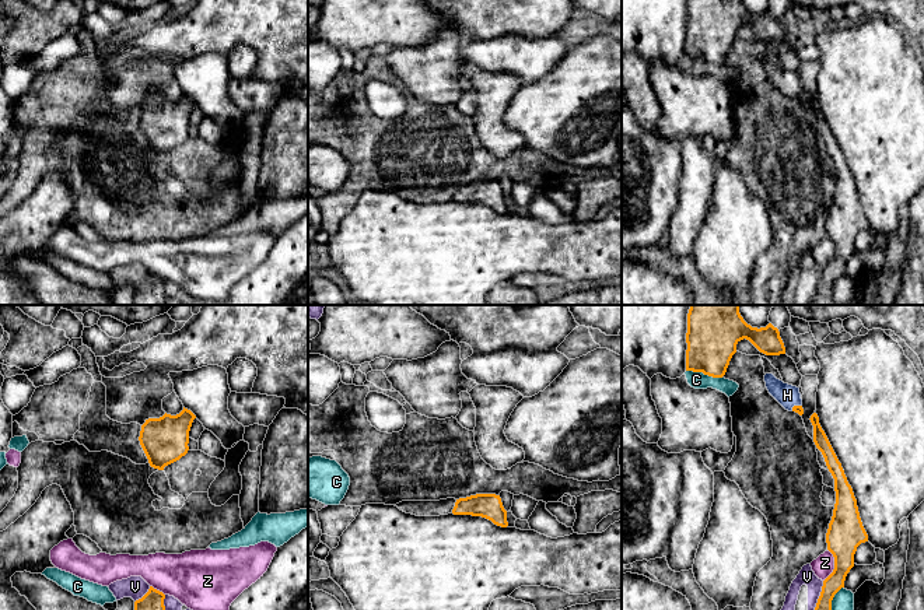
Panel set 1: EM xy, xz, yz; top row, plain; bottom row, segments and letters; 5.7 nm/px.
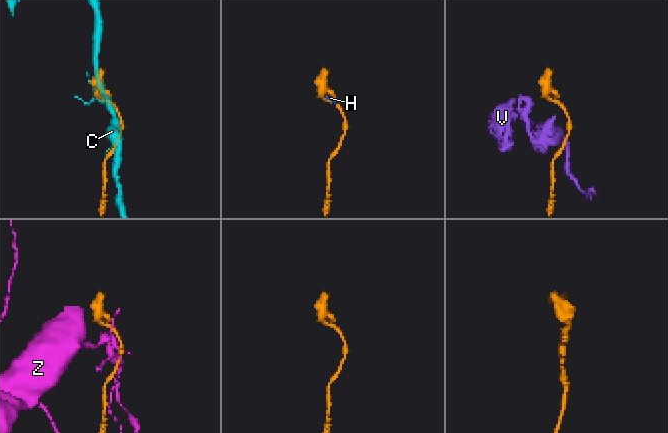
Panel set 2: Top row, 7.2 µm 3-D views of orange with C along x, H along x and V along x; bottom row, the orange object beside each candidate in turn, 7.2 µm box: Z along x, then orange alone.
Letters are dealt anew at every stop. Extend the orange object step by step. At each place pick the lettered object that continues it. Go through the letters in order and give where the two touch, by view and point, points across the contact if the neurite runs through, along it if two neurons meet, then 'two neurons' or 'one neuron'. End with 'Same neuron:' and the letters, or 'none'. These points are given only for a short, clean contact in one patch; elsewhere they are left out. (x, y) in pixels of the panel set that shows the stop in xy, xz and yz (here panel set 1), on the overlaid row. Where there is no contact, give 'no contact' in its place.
C: yz (704, 374) | two neurons
H: yz (795, 406) | across yz (798, 409), (795, 406), (787, 395) | one neuron
V: yz (821, 595) | along yz (823, 581), (814, 609) | two neurons
Z: yz (835, 565) | along yz (828, 549), (833, 557), (833, 571), (823, 581) | two neurons
Same neuron: H

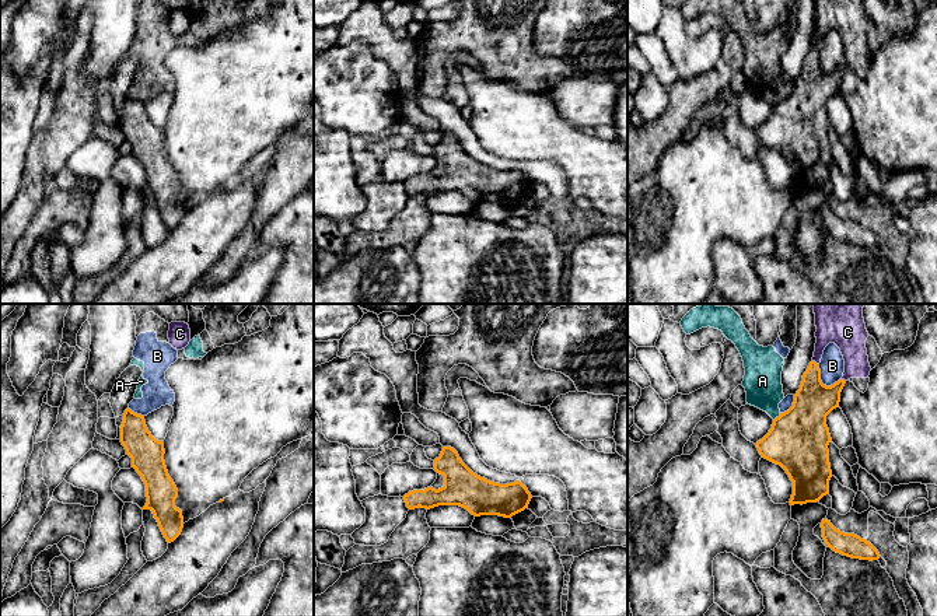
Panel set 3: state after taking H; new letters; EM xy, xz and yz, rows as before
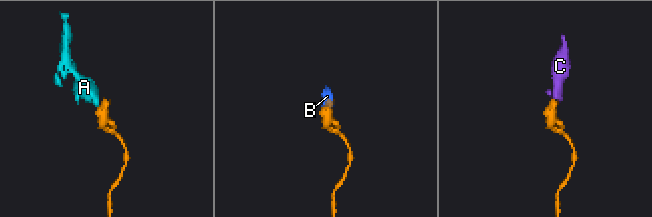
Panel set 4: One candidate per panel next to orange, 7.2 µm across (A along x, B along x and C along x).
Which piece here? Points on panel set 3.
A: yz (776, 417) | along yz (780, 413), (773, 420) | two neurons
B: yz (821, 382) | two neurons
C: yz (814, 361) | one neuron
Same neuron: C

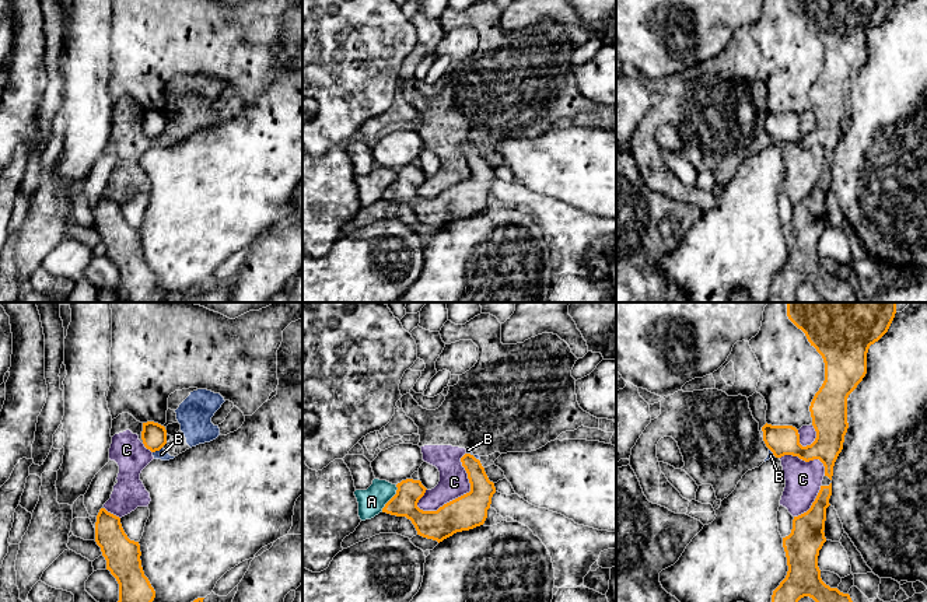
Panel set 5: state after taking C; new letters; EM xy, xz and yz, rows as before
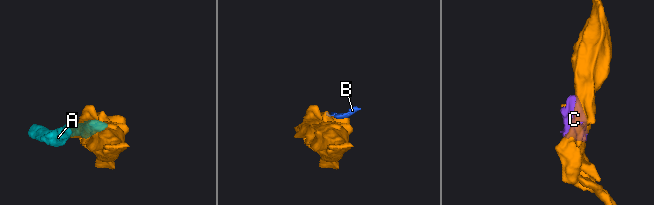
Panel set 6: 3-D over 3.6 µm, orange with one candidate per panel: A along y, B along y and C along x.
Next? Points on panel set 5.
A: xz (391, 499) | two neurons
B: xy (157, 450) | along xy (161, 447), (153, 452) | two neurons
C: xz (464, 494) | two neurons
Same neuron: none

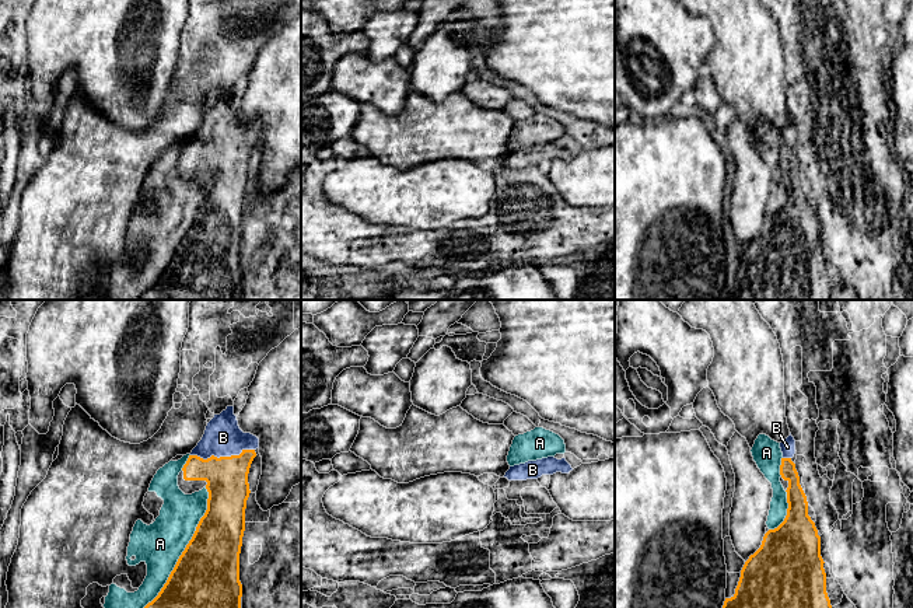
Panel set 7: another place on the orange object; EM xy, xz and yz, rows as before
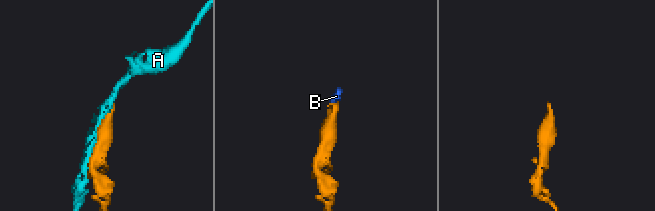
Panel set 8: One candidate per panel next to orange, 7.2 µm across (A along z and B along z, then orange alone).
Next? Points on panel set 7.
A: xy (185, 548) | two neurons
B: xy (221, 457) | across xy (227, 477), (221, 457), (223, 437) | one neuron
Same neuron: B

